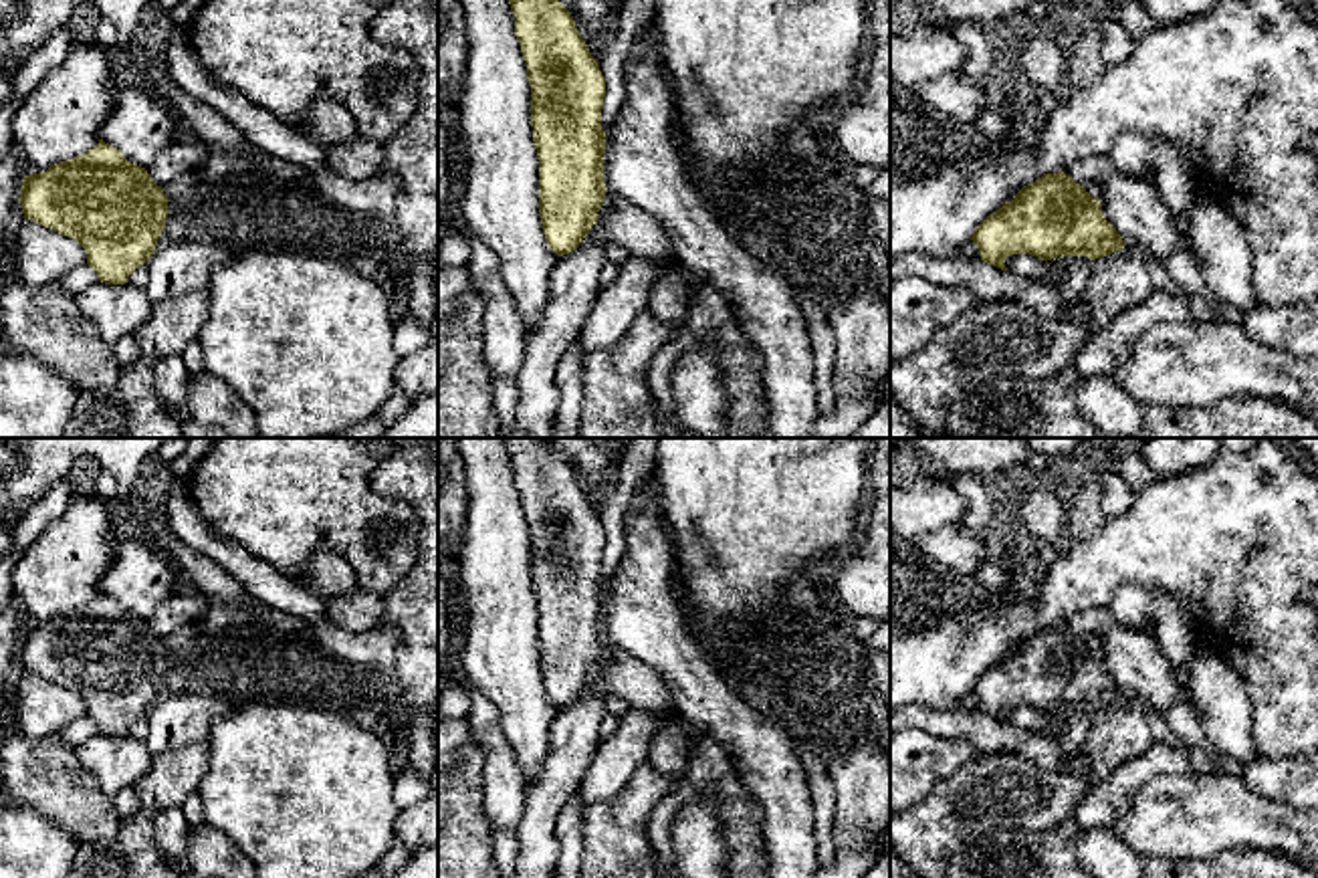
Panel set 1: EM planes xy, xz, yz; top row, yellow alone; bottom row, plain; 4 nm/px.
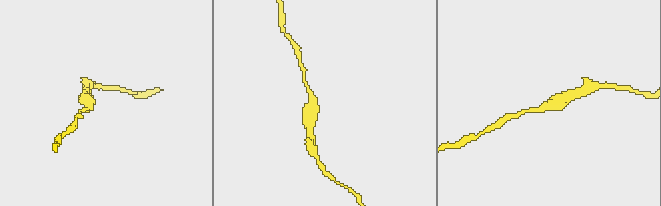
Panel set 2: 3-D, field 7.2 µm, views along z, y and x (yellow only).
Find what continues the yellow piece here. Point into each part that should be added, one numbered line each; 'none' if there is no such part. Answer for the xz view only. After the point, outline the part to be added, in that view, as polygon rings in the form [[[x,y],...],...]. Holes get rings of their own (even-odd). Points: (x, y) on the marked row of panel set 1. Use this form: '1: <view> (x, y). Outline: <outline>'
none

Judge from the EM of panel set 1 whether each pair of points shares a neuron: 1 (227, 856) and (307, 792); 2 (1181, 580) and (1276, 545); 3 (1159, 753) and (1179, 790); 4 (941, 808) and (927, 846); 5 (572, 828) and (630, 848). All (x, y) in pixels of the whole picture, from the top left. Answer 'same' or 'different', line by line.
1: different
2: same
3: different
4: same
5: different

